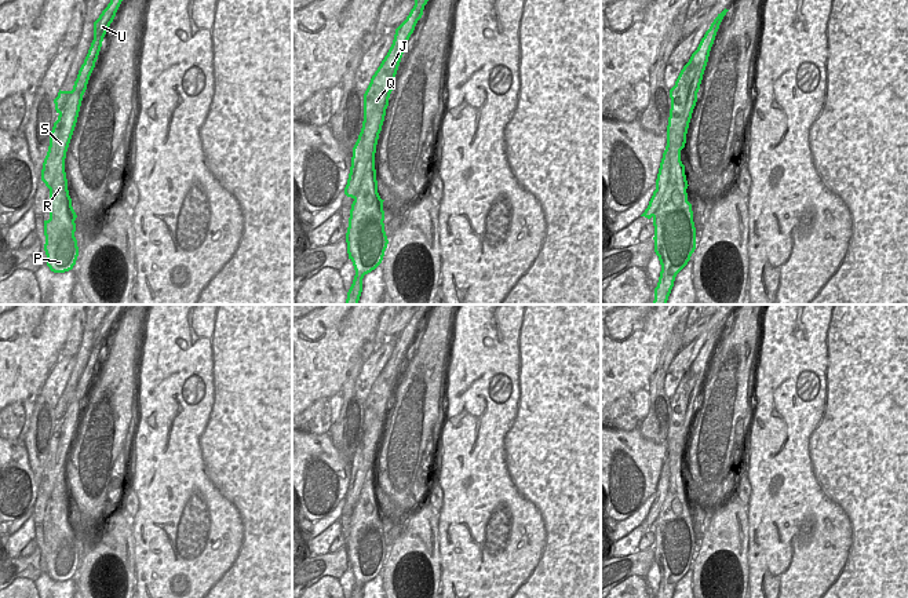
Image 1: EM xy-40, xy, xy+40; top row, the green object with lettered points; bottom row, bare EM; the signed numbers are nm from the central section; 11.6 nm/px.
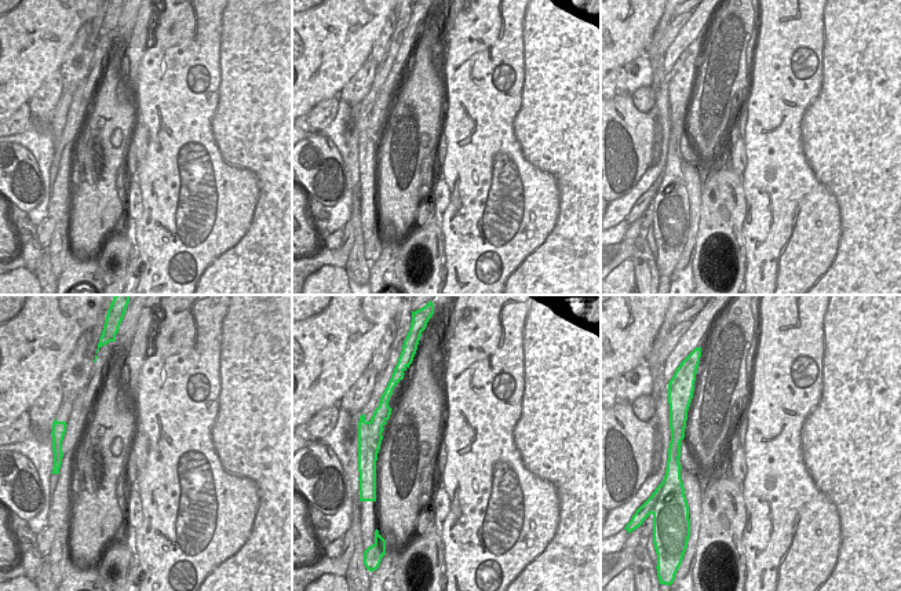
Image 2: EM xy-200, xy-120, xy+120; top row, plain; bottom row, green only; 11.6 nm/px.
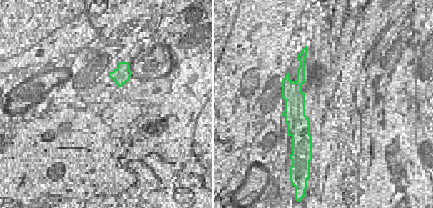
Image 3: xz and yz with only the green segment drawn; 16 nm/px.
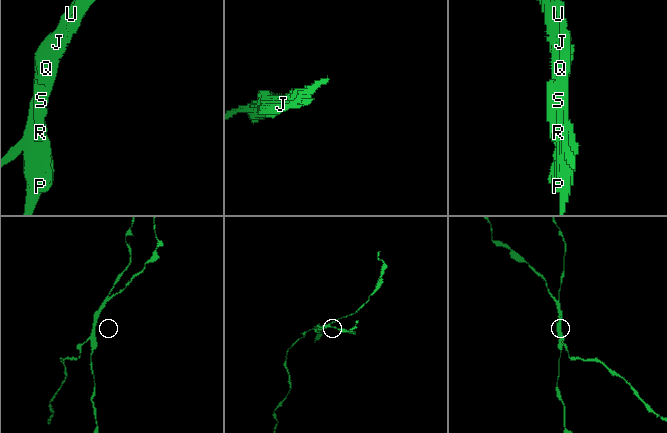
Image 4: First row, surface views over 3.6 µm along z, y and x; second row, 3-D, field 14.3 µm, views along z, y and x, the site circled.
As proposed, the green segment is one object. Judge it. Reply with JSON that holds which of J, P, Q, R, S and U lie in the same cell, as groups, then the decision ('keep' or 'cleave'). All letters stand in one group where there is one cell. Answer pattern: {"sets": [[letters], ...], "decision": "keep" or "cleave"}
{"sets": [["J", "P", "Q", "R", "U"], ["S"]], "decision": "cleave"}

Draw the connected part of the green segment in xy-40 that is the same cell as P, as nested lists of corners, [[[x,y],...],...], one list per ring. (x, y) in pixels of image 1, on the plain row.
[[[65,478],[55,485],[50,497],[50,528],[44,529],[47,575],[54,581],[73,577],[79,565],[74,546],[77,524],[72,515]]]

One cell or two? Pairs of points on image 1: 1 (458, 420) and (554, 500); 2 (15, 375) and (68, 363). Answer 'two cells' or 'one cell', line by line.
1: one cell
2: two cells

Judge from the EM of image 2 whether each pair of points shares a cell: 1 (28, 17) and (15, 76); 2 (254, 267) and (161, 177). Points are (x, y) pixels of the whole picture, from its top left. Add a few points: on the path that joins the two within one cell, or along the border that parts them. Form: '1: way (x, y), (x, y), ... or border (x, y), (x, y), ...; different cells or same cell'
1: way (15, 32), (15, 61); same cell
2: way (218, 259), (174, 243), (154, 223), (161, 212); same cell

